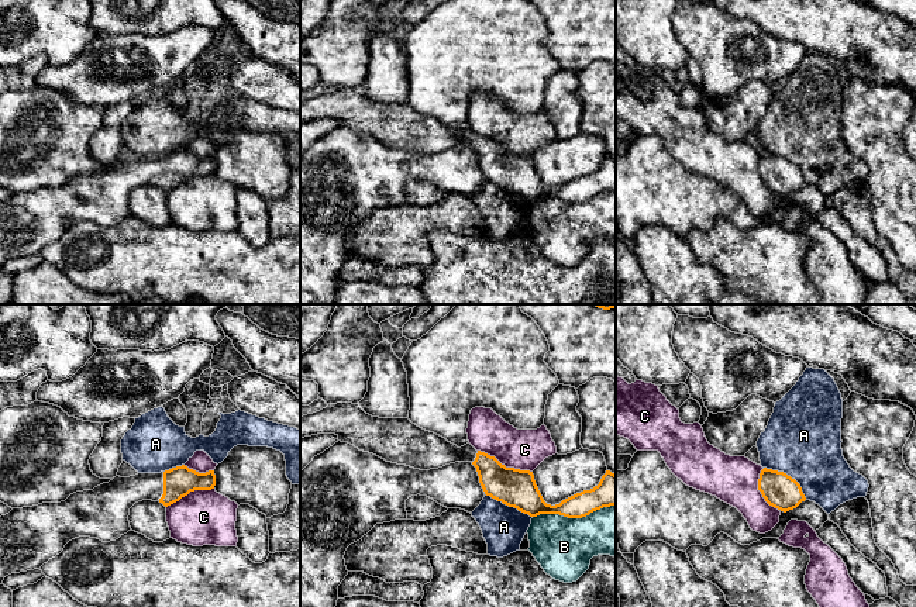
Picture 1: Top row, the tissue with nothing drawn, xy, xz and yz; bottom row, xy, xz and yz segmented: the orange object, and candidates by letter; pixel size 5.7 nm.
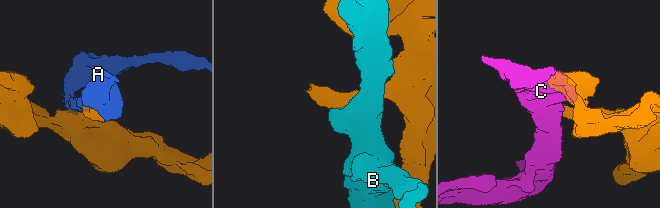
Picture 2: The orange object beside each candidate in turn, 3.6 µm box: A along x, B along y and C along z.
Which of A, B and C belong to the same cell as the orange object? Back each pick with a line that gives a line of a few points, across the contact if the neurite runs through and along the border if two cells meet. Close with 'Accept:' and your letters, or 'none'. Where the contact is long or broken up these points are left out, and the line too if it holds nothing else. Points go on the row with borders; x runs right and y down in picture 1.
Accept: none

